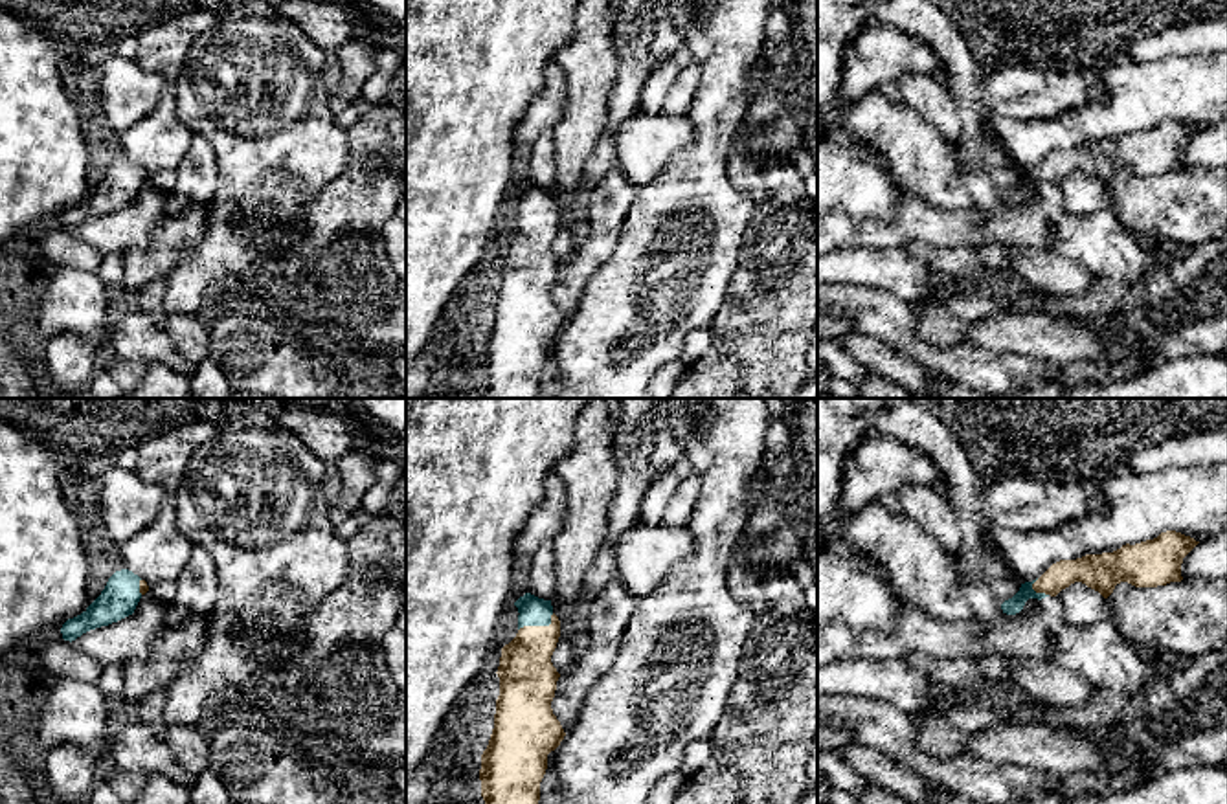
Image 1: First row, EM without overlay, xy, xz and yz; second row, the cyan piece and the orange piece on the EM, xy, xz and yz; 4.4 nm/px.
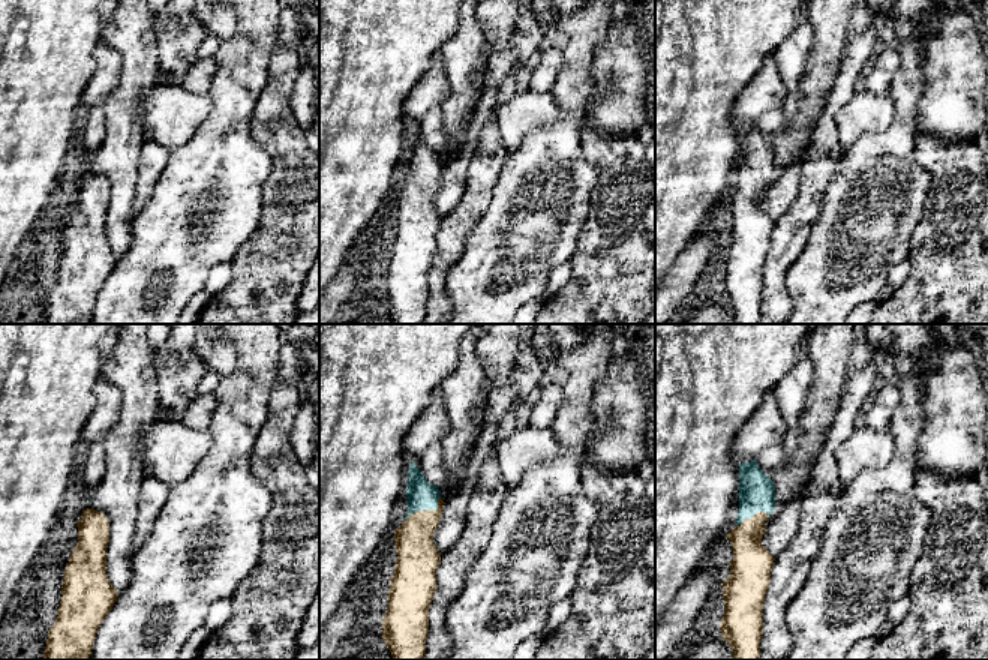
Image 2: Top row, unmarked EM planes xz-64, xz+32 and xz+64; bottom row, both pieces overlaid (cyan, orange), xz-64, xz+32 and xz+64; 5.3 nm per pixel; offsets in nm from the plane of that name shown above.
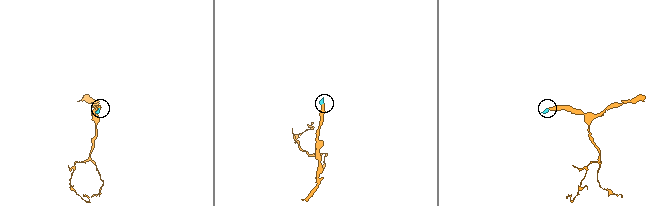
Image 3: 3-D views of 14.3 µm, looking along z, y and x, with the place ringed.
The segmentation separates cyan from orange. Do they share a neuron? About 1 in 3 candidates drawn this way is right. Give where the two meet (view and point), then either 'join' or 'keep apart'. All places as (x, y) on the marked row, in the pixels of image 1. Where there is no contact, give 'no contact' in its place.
contact xz (539, 625); join

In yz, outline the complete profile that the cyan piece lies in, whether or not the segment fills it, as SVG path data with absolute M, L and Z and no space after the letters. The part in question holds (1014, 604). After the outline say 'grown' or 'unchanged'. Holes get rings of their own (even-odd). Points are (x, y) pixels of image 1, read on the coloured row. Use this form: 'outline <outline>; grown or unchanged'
outline M1176 530L1161 532L1154 540L1122 545L1113 553L1086 554L1076 560L1053 564L1038 580L1021 584L1019 591L1001 604L1003 613L1016 615L1029 598L1056 597L1075 582L1108 598L1115 586L1128 582L1135 587L1157 587L1181 582L1183 558L1198 545L1190 536Z; grown

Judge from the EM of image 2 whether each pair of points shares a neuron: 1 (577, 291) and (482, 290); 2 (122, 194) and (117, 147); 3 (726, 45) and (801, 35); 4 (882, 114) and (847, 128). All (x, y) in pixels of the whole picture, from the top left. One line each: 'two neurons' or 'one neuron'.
1: two neurons
2: one neuron
3: two neurons
4: one neuron

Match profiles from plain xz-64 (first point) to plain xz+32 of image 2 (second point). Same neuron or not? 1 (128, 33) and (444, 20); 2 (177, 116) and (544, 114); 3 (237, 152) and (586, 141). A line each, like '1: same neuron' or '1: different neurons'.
1: different neurons
2: same neuron
3: different neurons

